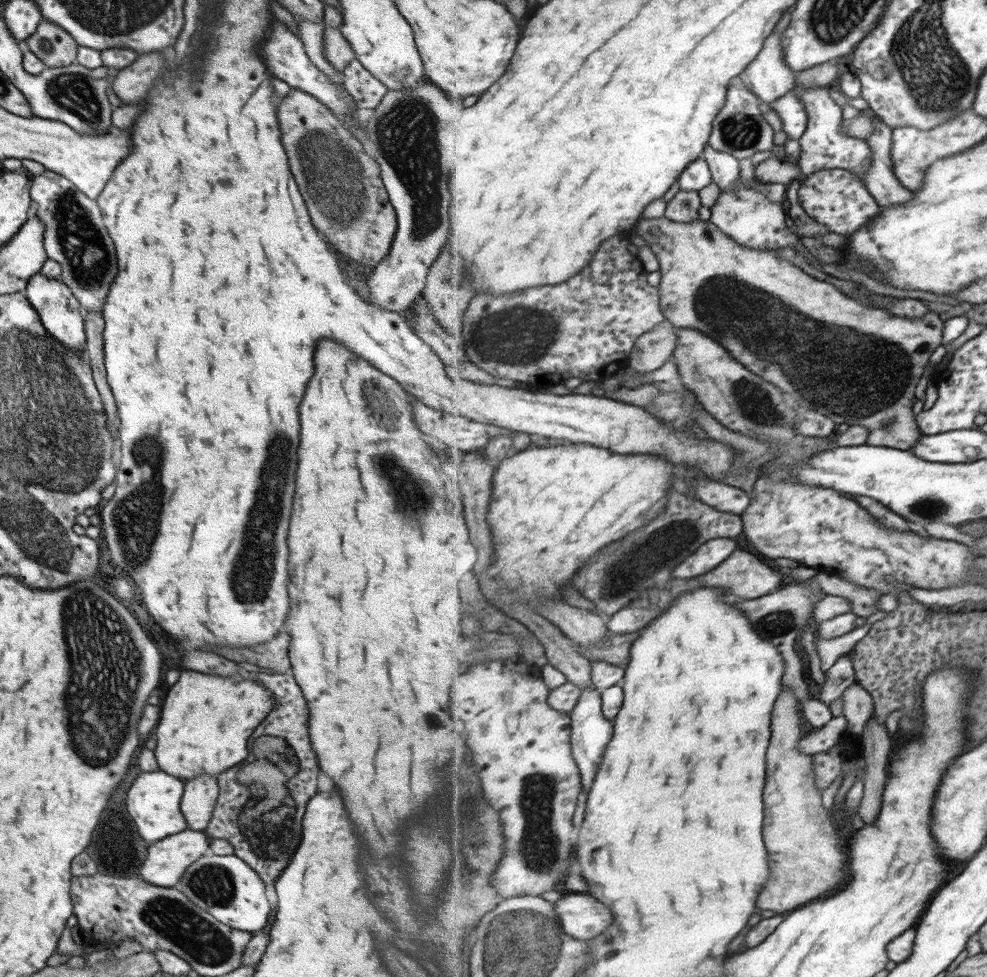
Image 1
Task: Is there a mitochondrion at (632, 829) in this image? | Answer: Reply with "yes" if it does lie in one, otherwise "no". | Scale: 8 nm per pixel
no

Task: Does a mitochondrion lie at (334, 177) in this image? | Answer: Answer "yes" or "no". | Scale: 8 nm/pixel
yes

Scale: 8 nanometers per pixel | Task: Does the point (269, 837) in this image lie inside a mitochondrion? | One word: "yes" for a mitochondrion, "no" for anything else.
yes

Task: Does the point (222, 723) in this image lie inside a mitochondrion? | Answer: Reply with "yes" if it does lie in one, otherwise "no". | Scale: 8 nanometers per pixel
no

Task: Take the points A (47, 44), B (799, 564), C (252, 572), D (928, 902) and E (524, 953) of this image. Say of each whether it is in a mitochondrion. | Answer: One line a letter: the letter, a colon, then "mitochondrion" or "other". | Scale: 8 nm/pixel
A: mitochondrion
B: other
C: mitochondrion
D: other
E: mitochondrion

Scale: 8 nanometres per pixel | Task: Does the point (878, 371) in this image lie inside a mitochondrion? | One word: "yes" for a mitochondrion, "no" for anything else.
yes

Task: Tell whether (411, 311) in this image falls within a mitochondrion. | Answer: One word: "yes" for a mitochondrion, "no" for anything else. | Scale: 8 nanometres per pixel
no

